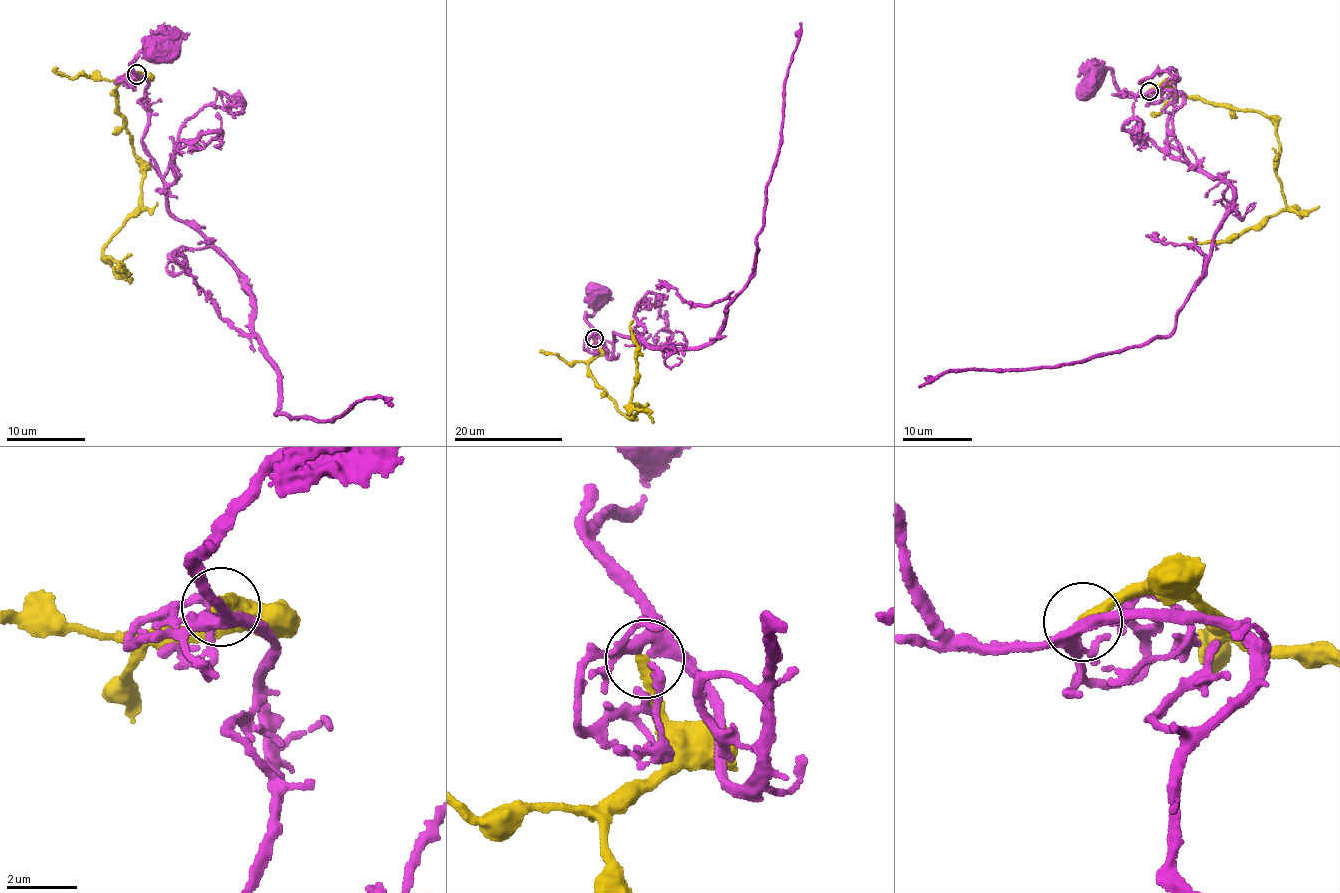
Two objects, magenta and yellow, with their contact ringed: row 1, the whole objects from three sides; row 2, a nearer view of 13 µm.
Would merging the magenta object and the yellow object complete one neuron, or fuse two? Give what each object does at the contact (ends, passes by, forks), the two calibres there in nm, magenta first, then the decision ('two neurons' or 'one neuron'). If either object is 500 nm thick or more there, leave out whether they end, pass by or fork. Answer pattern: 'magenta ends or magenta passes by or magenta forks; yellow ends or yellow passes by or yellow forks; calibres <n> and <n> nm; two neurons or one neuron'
magenta forks; yellow ends; calibres 280 and 380 nm; two neurons

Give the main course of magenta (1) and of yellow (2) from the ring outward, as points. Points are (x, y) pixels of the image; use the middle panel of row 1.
1: (594, 337), (594, 328), (586, 320), (593, 314), (598, 296)
2: (594, 338), (598, 355), (588, 375), (616, 410), (632, 416), (640, 409), (626, 406), (636, 372), (632, 320)

